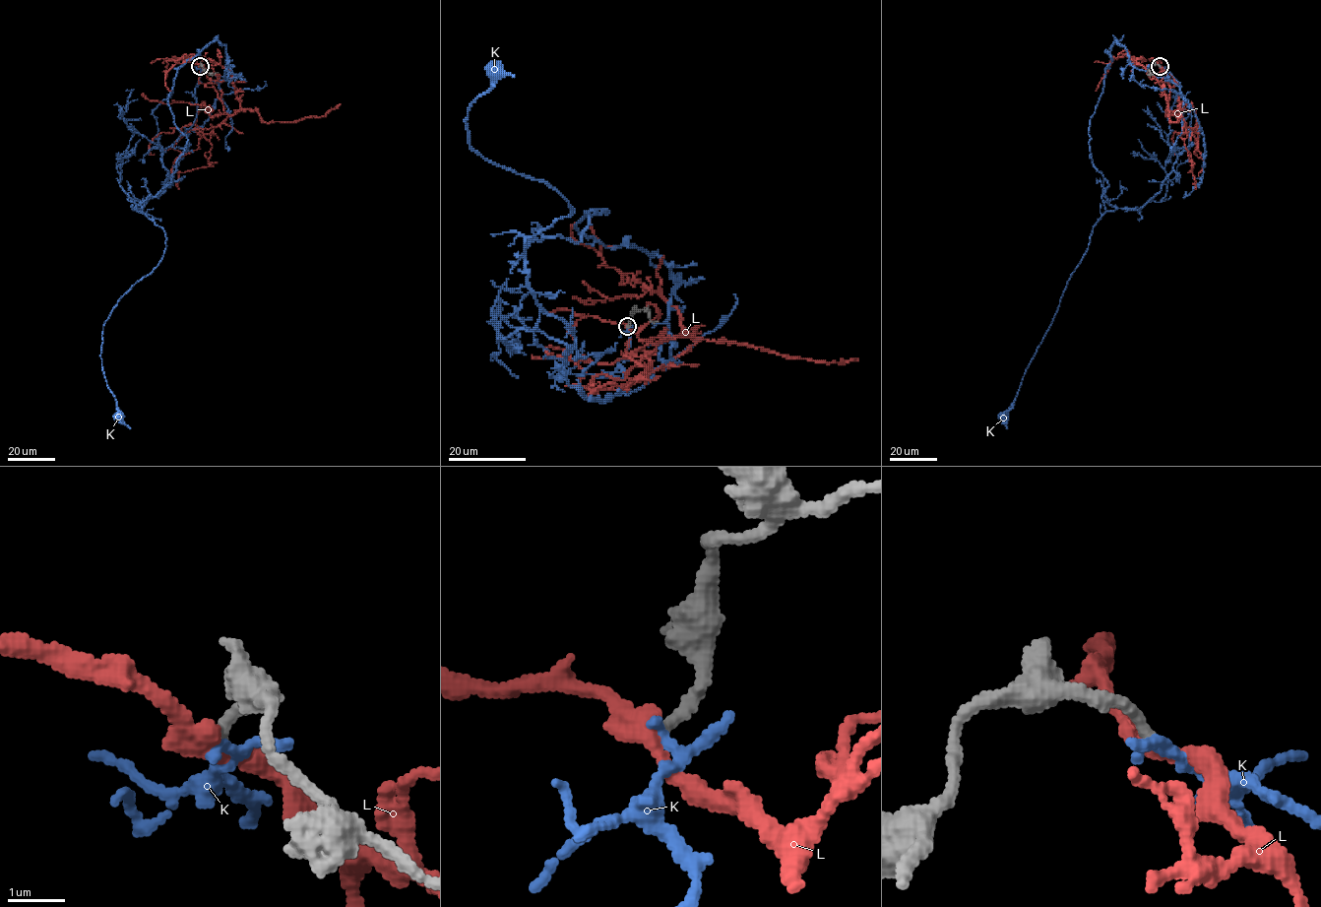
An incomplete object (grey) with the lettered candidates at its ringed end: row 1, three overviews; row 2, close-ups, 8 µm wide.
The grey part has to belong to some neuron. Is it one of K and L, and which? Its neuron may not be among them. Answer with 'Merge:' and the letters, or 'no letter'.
Merge: no letter

